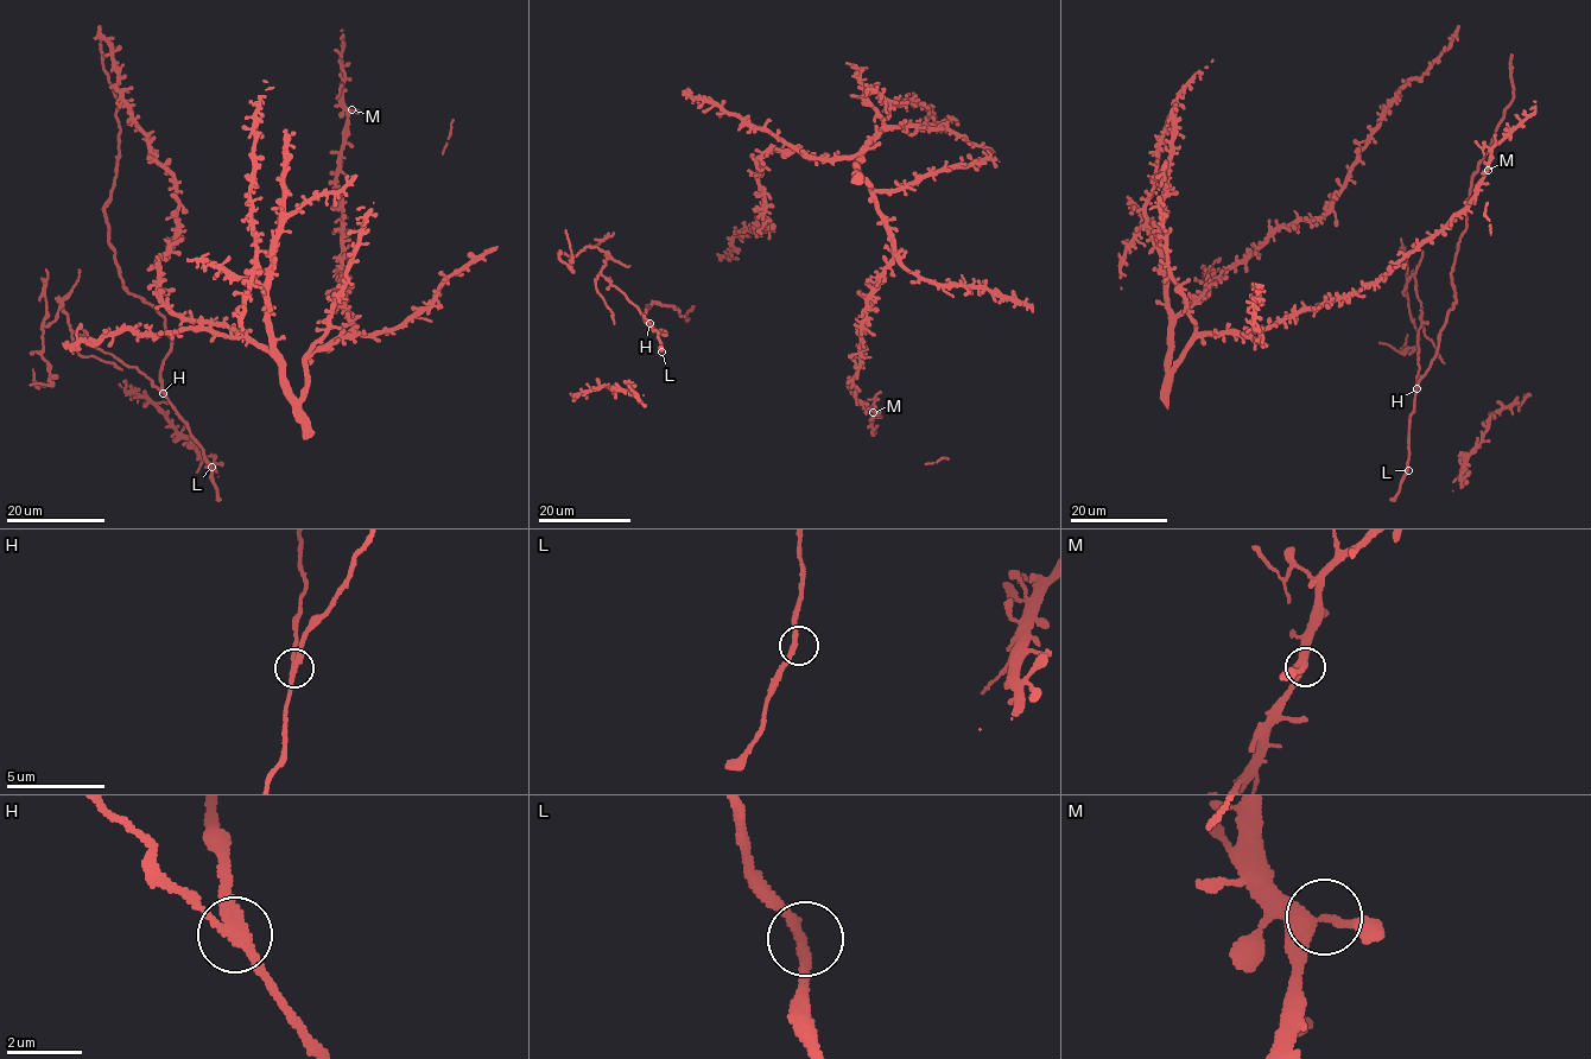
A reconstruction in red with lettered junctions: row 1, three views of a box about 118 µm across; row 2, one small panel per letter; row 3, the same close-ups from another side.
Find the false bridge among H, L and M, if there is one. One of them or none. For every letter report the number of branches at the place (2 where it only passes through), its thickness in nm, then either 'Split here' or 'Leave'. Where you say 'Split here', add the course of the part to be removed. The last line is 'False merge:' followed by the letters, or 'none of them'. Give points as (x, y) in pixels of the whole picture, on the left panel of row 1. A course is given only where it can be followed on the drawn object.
H: Branches: 3. Thickness 280 nm. Split here. Course of the part to remove: (163, 393), (134, 367), (70, 328), (61, 302), (57, 317), (42, 327), (42, 359), (51, 384), (29, 385)
L: Branches: 2. Thickness 240 nm. Leave
M: Branches: 3. Thickness 300 nm. Leave
False merge: H

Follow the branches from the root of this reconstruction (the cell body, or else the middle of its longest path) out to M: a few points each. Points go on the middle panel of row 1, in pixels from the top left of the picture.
M: (765, 229), (755, 164), (769, 150), (859, 159), (893, 254), (867, 302), (853, 380), (873, 412)

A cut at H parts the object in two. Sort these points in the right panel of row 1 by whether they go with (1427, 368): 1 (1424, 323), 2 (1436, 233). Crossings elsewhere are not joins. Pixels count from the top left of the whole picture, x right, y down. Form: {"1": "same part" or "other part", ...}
{"1": "other part", "2": "same part"}

